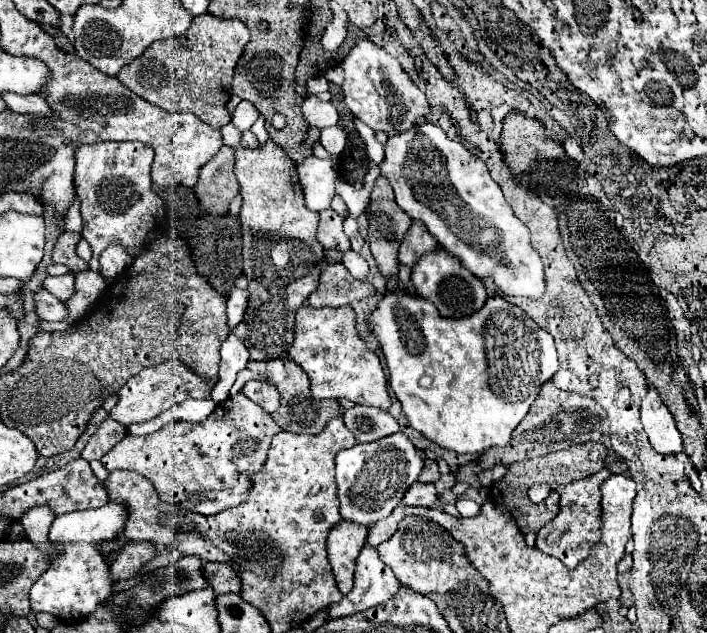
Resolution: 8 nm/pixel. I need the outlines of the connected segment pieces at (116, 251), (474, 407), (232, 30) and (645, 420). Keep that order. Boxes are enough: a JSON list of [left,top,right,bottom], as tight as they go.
[[100,245,132,277],[370,291,558,455],[118,13,250,129],[642,387,682,453]]

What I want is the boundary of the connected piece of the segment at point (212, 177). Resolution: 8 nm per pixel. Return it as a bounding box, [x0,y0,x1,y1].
[194,145,238,217]

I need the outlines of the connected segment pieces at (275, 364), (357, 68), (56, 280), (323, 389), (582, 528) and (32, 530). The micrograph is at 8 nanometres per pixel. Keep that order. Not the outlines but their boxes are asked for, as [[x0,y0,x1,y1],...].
[[248,359,284,385],[342,41,430,137],[44,275,74,301],[288,305,390,409],[536,469,612,569],[20,505,56,545]]

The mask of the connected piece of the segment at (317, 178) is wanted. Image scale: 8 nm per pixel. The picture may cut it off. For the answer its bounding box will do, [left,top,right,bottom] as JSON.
[296,155,338,213]

